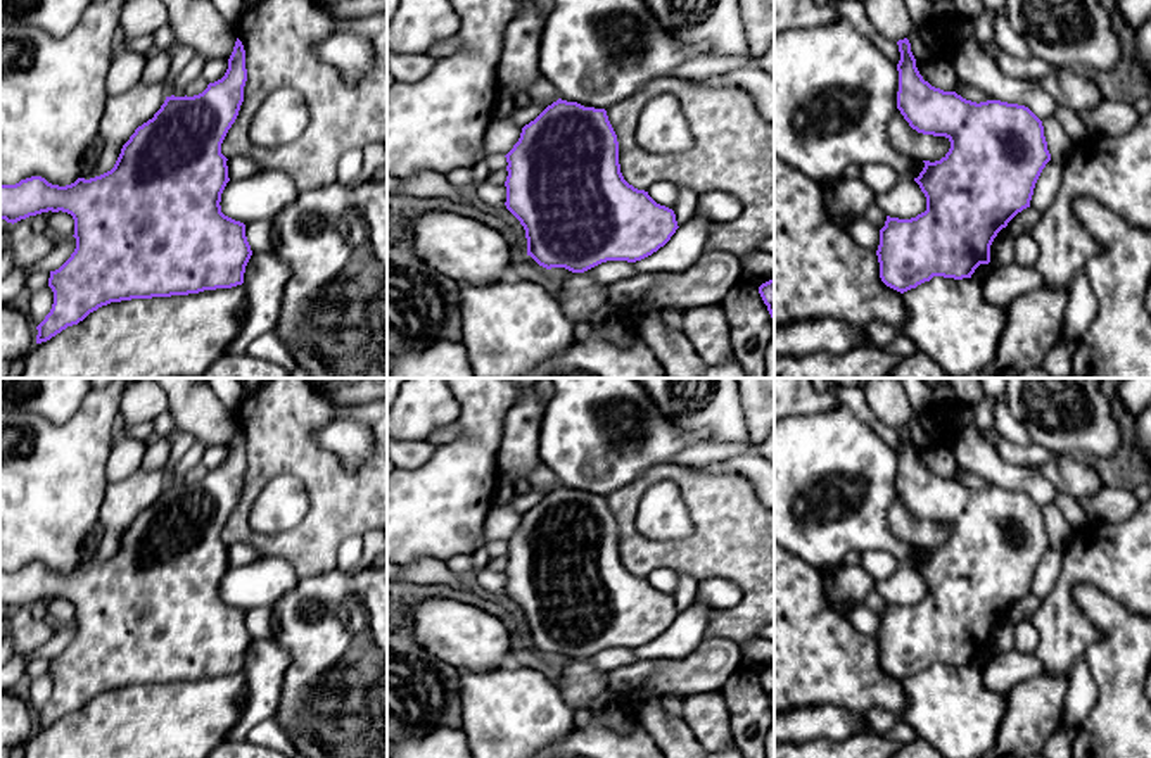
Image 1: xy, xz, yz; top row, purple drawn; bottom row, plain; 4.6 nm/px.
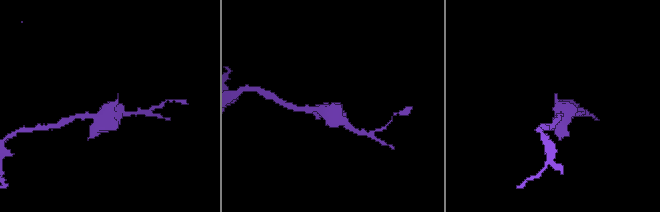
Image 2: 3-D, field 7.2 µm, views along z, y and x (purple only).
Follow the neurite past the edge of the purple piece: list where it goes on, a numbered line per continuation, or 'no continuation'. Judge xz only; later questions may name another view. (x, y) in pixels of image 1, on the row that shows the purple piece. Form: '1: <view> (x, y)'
no continuation

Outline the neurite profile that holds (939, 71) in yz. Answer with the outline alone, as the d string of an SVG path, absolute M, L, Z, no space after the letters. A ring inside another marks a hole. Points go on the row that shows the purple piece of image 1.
M935 57L928 62L916 60L916 67L919 74L923 76L923 79L935 88L940 88L944 92L956 92L963 98L976 102L976 104L990 100L987 93L973 86L968 86L957 79L951 59Z

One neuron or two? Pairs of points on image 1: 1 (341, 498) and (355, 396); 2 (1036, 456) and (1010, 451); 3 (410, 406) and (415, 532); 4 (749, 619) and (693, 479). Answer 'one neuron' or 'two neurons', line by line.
1: two neurons
2: one neuron
3: two neurons
4: one neuron

